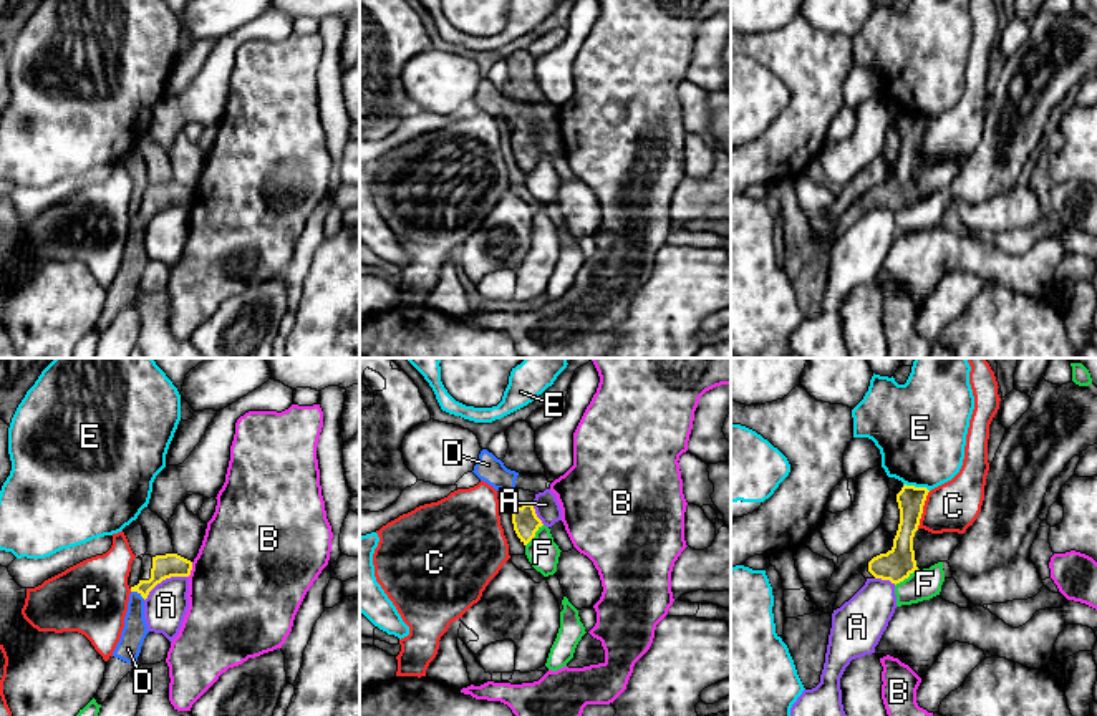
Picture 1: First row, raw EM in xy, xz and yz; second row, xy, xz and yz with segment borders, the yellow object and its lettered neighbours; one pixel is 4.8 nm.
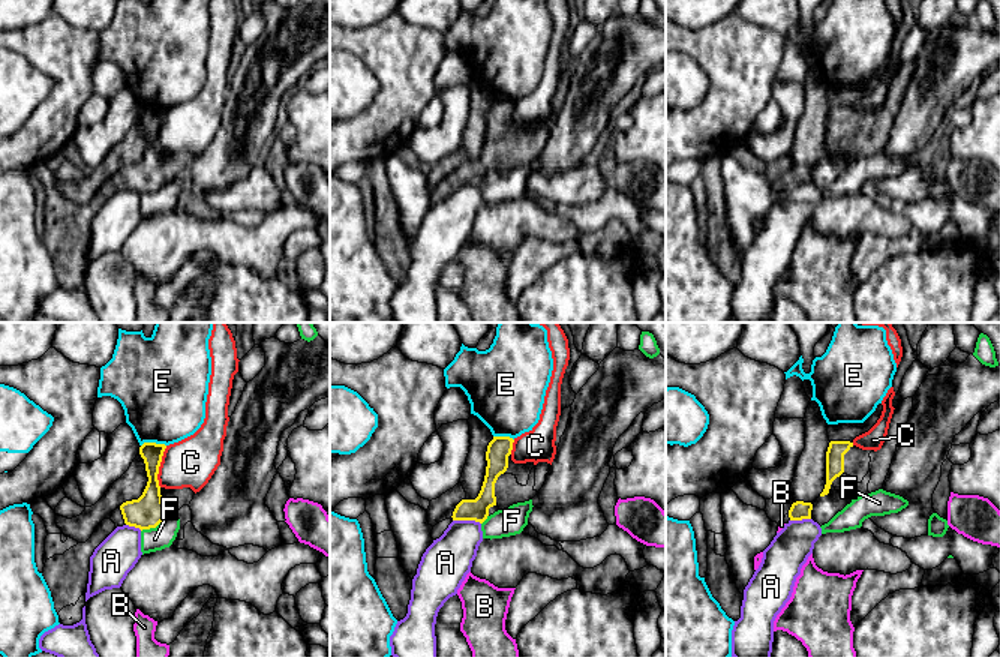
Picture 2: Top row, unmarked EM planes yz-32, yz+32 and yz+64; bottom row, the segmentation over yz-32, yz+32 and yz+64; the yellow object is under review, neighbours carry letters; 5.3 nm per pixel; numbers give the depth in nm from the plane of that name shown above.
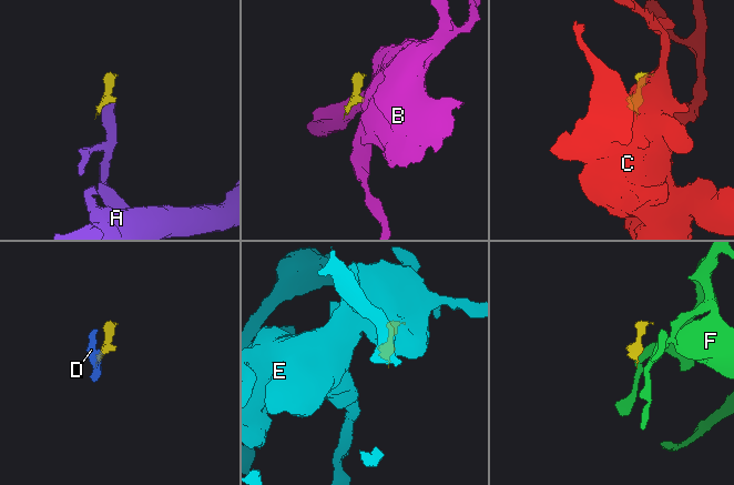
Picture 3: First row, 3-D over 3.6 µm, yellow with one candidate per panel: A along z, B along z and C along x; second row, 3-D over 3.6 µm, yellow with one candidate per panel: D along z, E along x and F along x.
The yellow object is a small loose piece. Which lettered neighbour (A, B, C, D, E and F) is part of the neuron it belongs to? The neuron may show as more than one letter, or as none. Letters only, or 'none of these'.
D

